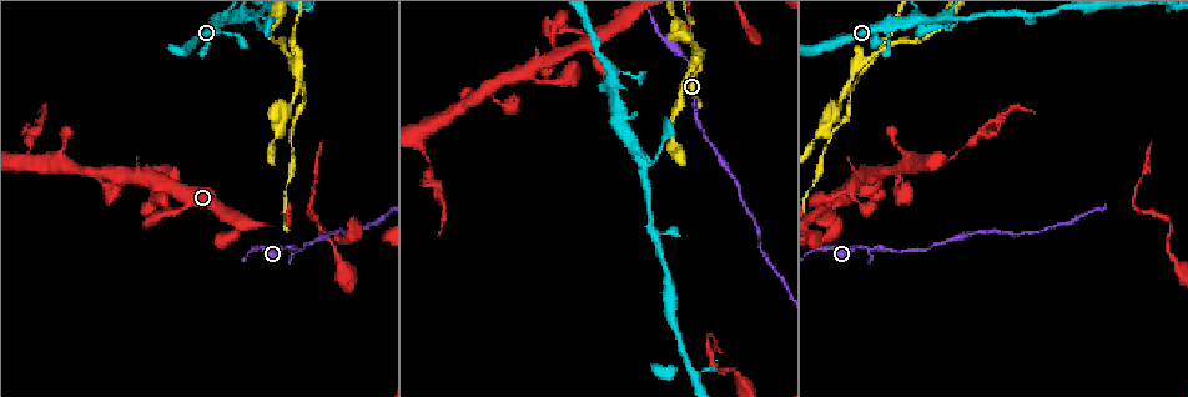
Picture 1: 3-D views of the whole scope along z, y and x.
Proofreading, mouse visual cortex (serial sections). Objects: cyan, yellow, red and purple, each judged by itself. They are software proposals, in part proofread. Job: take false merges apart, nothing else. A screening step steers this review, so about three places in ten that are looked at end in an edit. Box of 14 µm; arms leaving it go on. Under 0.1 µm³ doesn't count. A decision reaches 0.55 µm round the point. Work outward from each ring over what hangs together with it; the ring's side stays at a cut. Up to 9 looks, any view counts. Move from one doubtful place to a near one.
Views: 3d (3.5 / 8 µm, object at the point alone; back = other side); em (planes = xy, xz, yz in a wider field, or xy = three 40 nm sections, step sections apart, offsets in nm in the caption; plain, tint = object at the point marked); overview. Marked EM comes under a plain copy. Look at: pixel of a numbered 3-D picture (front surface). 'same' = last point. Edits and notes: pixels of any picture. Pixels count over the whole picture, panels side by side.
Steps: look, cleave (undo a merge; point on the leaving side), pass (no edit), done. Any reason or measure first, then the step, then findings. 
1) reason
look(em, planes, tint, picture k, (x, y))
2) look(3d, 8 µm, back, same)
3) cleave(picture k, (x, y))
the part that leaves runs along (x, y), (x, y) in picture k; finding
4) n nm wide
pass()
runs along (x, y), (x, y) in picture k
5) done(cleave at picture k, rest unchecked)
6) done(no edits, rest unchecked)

thick turns thin
look(3d, 3.5 µm, back, picture 1, (869, 249))

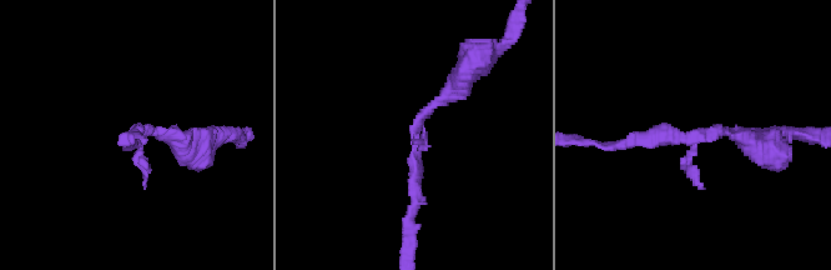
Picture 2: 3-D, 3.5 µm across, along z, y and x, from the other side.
now the EM
look(em, xy, step 5, tint, picture 2, (690, 134))

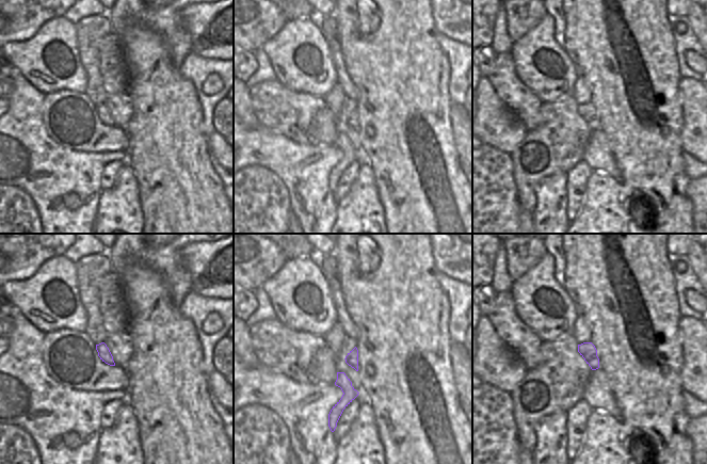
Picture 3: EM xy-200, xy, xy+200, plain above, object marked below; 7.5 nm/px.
pass()
one cell here

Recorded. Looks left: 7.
four-way junction
look(3d, 3.5 µm, picture 1, (945, 159))

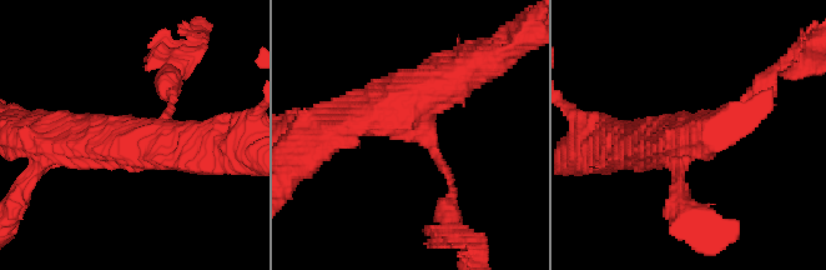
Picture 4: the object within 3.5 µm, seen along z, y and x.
need the tissue
look(em, xy, step 2, tint, picture 4, (424, 131))

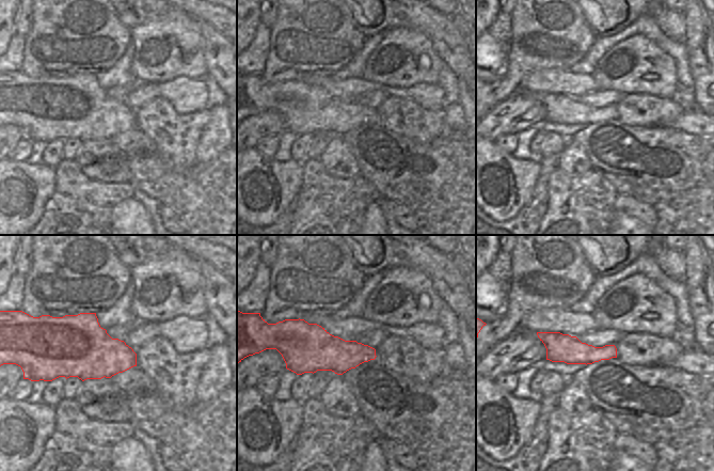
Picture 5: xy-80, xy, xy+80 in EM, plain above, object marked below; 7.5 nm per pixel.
cleave(picture 4, (170, 96))
the part that leaves runs along (439, 156), (451, 176), (454, 228), (473, 244) in picture 4; two cells meet here

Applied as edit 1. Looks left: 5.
look(3d, 8 µm, picture 1, (697, 50))

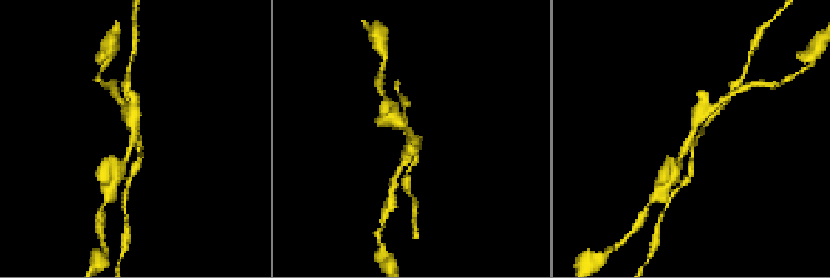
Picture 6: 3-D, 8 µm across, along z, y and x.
look(3d, 3.5 µm, picture 6, (134, 138))

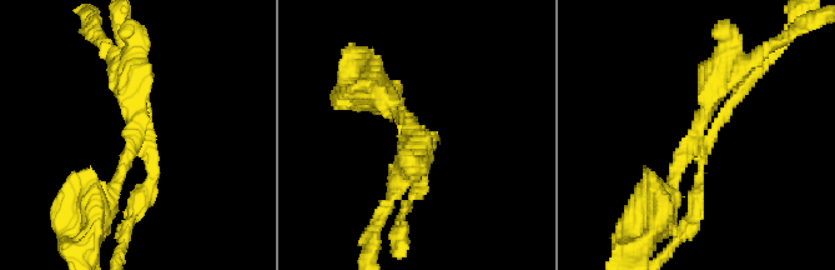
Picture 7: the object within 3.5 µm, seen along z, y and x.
3 arms; arms of 150, 200, 350 nm; shape alone is not enough
look(em, xy, step 3, tint, picture 7, (419, 132))

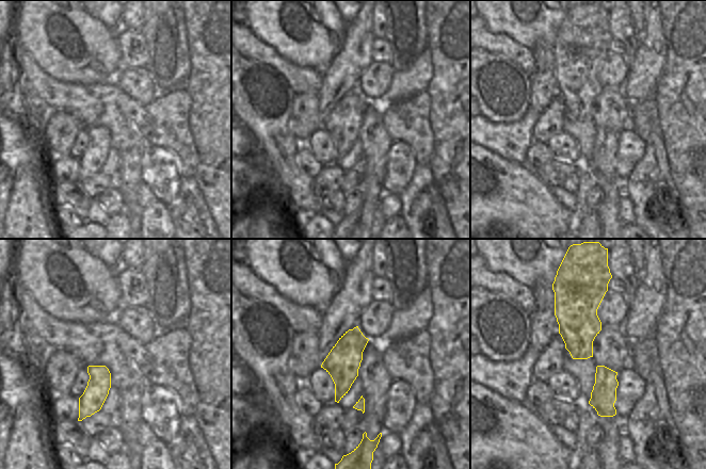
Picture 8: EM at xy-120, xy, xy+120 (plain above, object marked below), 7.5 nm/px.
cleave(picture 7, (136, 51))
the part that leaves runs along (121, 56), (137, 103), (132, 145) in picture 7; two cells meet here

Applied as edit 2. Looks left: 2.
done(cleave at picture 4, cleave at picture 7, rest unchecked)

